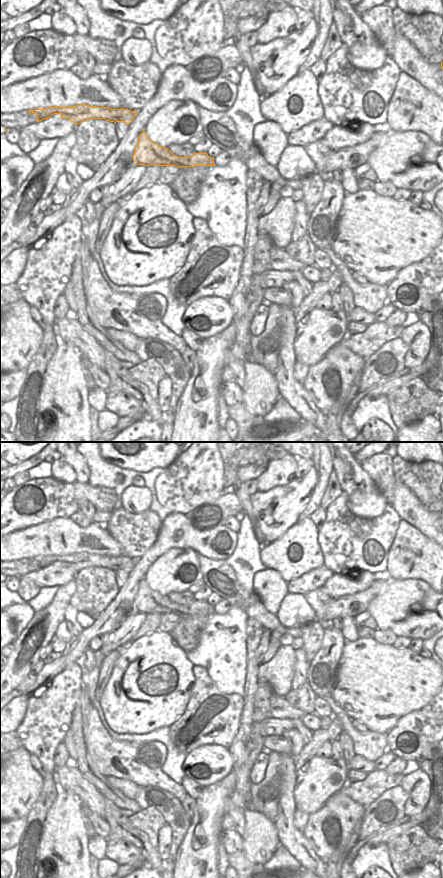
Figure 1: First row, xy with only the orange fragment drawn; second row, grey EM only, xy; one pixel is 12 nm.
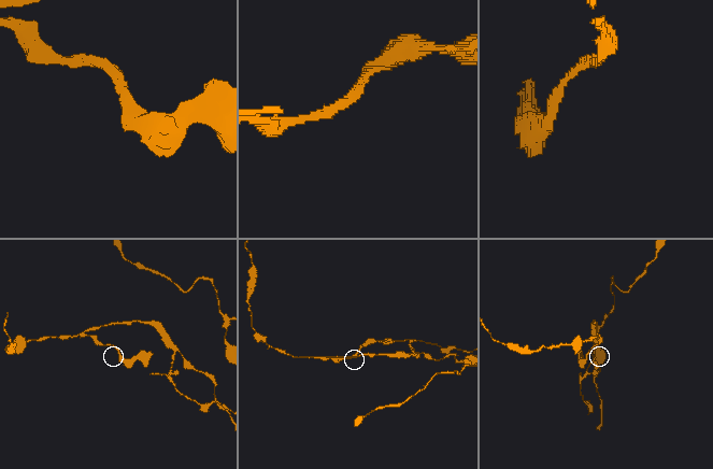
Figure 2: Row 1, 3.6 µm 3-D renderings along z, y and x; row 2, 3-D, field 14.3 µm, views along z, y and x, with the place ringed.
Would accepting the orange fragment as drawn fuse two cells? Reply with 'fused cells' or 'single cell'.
fused cells

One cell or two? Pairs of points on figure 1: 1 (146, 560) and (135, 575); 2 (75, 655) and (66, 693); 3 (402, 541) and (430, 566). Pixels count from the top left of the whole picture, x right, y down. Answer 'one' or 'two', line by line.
1: one
2: two
3: one

